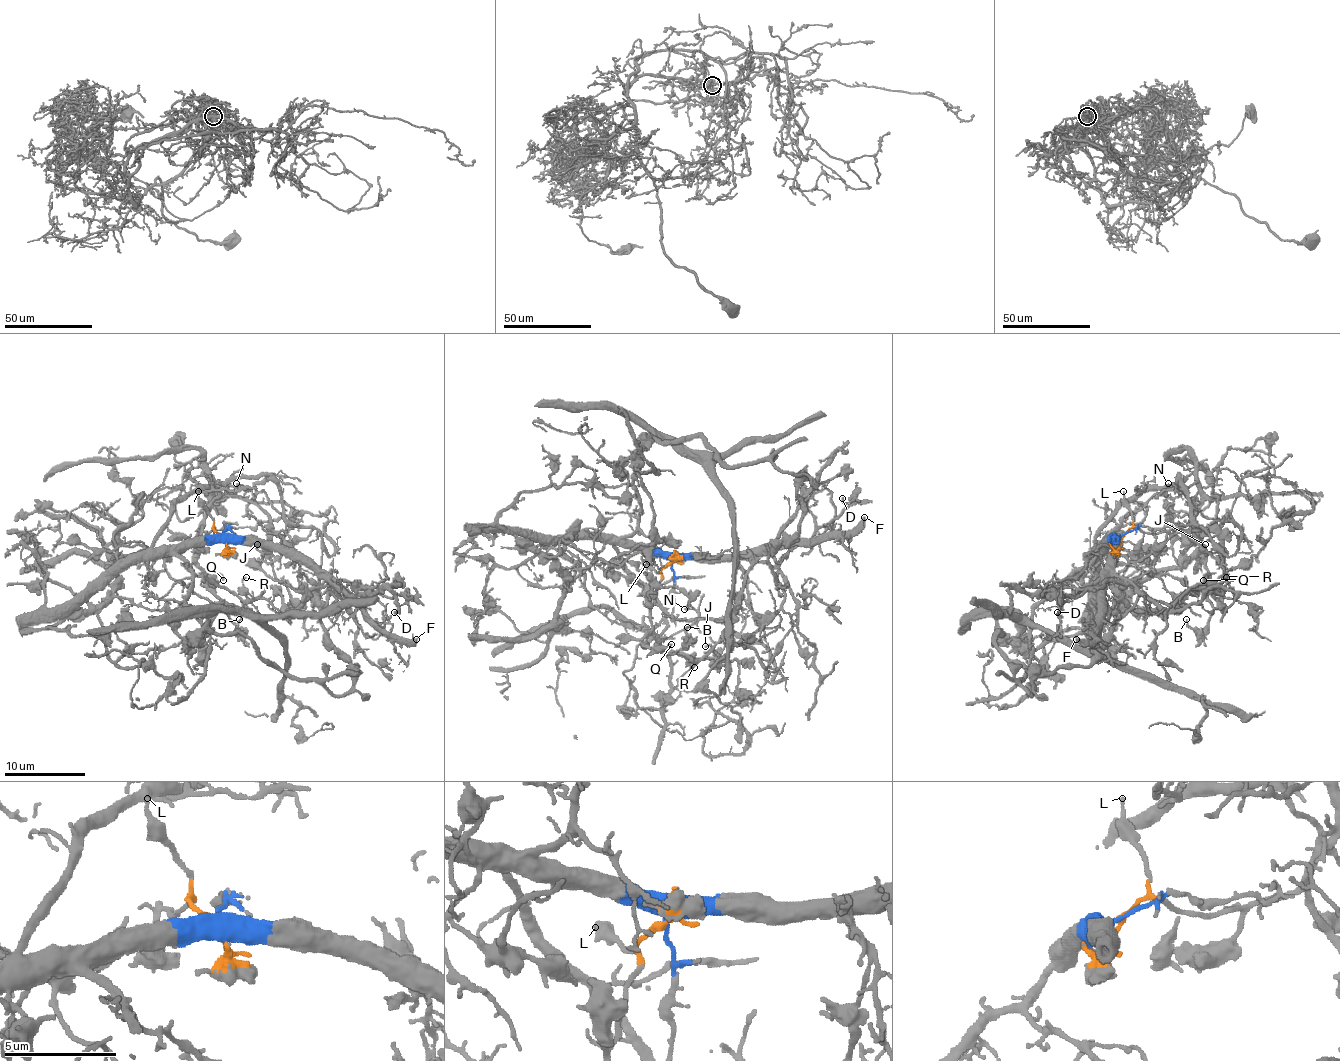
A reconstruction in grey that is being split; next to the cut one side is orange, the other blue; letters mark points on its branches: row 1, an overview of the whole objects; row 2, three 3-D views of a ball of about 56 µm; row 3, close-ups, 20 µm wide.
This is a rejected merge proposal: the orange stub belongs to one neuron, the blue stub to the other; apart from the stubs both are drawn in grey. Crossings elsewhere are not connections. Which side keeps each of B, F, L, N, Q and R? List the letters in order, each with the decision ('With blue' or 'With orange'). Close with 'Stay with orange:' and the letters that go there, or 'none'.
B: With orange
F: With blue
L: With orange
N: With orange
Q: With orange
R: With orange
Stay with orange: B, L, N, Q, R

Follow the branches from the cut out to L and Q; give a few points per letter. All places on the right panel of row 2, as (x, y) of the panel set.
L: (1122, 535), (1132, 525), (1132, 511), (1124, 491)
Q: (1122, 535), (1130, 527), (1140, 527), (1150, 533), (1187, 525), (1201, 546), (1207, 568), (1203, 580)

